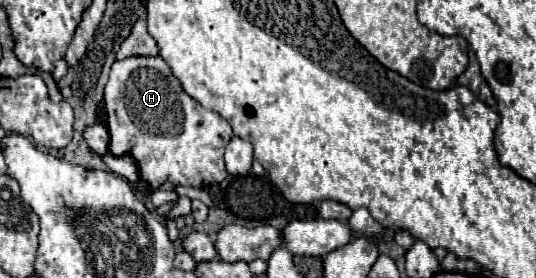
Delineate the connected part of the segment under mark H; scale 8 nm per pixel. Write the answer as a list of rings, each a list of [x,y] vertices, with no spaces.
[[[128,57],[116,61],[110,71],[110,79],[104,89],[104,107],[106,107],[106,125],[110,133],[108,151],[116,157],[130,155],[136,159],[140,177],[152,187],[158,189],[166,179],[174,185],[186,187],[204,187],[210,183],[220,183],[228,171],[224,165],[224,149],[232,139],[232,127],[218,113],[204,109],[198,101],[194,101],[172,75],[168,63],[154,57]]]

